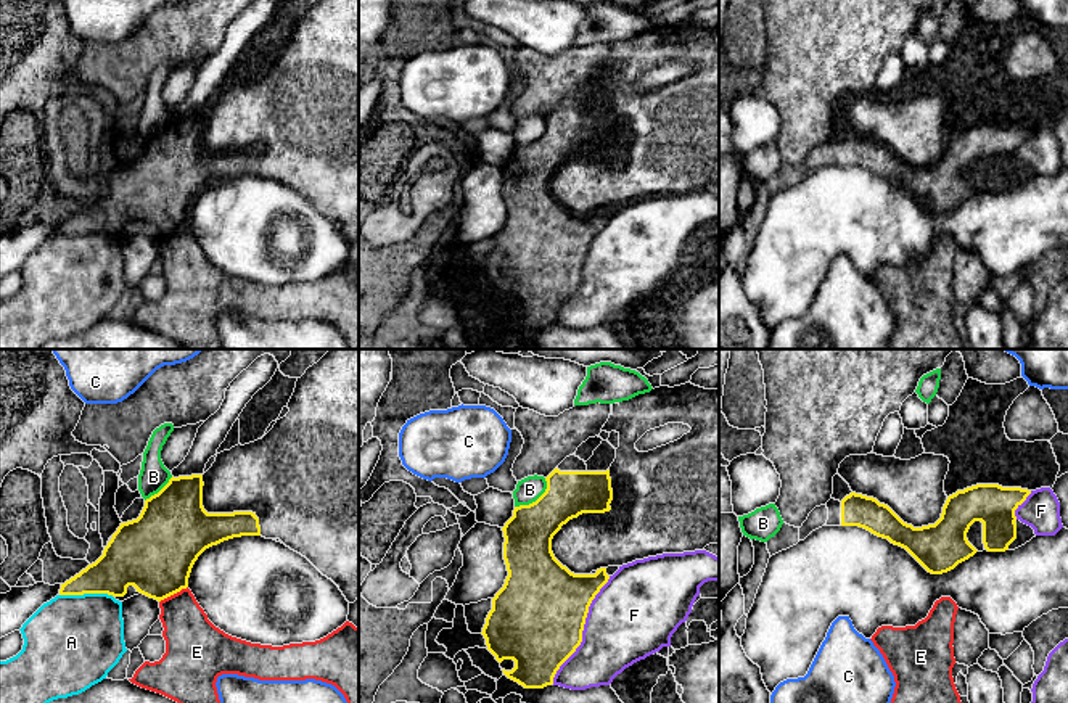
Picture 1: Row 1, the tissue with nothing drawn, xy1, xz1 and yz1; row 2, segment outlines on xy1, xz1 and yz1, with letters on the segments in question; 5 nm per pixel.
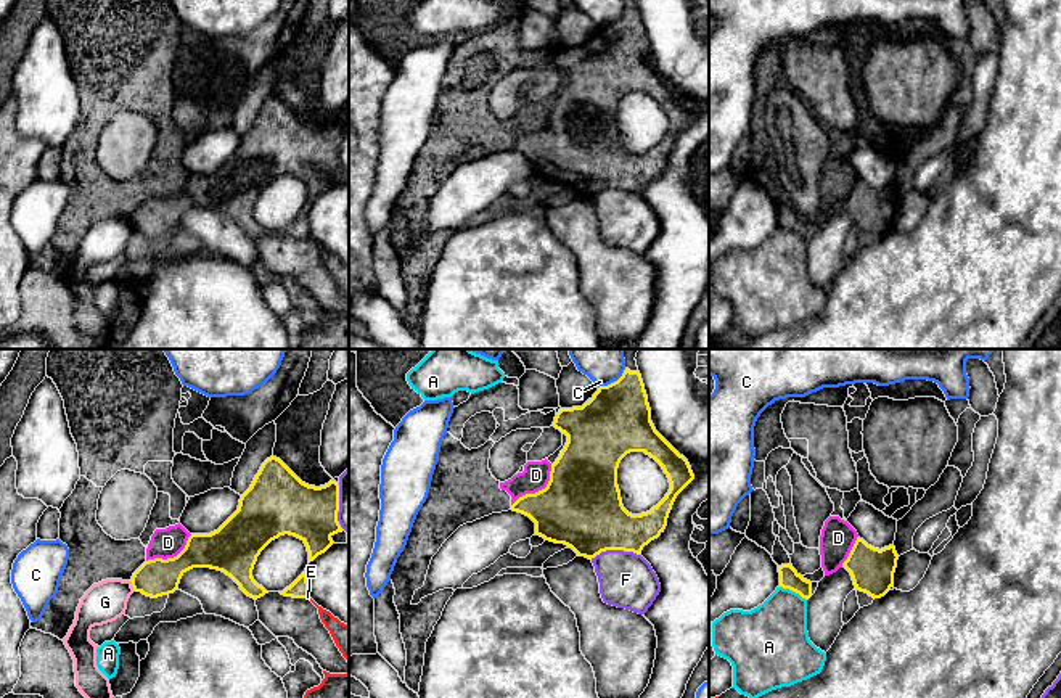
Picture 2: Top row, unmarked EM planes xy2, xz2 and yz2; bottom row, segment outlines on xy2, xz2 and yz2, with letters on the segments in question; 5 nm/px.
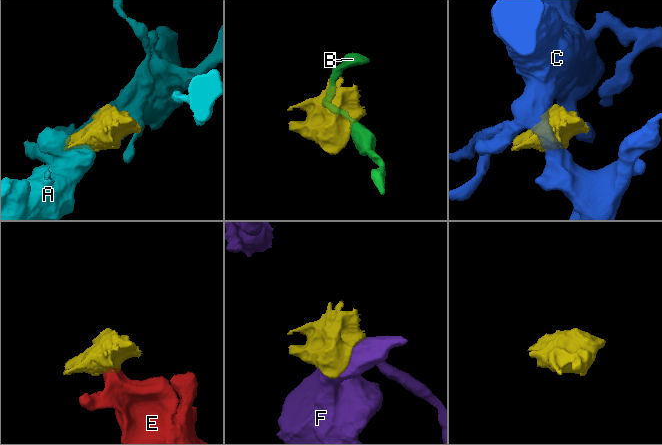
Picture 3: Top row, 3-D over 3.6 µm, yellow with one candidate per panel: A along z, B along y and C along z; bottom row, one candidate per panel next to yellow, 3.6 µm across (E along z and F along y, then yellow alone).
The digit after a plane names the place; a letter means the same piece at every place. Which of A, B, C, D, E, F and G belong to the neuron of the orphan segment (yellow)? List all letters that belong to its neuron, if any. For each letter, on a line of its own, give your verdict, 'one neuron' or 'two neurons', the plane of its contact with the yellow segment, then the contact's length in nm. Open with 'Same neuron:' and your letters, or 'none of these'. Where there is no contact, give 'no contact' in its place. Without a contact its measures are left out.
Same neuron: none of these
A: two neurons; contact in xy1; length 280 nm
B: two neurons; contact in xz1; length 220 nm
C: two neurons; contact in xz2; length 170 nm
D: two neurons; contact in xz2; length 300 nm
E: two neurons; contact in xy1; length 170 nm
F: two neurons; contact in xz1; length 600 nm
G: two neurons; contact in xy2; length 50 nm

